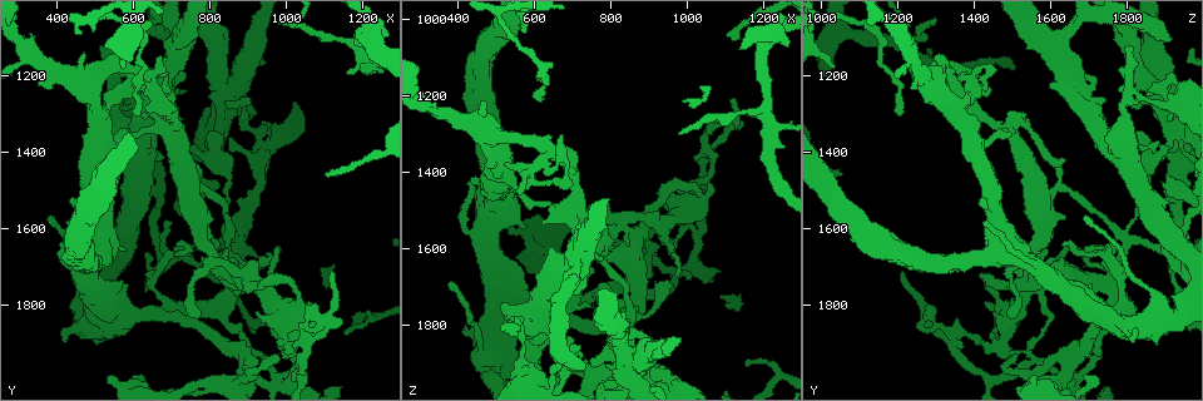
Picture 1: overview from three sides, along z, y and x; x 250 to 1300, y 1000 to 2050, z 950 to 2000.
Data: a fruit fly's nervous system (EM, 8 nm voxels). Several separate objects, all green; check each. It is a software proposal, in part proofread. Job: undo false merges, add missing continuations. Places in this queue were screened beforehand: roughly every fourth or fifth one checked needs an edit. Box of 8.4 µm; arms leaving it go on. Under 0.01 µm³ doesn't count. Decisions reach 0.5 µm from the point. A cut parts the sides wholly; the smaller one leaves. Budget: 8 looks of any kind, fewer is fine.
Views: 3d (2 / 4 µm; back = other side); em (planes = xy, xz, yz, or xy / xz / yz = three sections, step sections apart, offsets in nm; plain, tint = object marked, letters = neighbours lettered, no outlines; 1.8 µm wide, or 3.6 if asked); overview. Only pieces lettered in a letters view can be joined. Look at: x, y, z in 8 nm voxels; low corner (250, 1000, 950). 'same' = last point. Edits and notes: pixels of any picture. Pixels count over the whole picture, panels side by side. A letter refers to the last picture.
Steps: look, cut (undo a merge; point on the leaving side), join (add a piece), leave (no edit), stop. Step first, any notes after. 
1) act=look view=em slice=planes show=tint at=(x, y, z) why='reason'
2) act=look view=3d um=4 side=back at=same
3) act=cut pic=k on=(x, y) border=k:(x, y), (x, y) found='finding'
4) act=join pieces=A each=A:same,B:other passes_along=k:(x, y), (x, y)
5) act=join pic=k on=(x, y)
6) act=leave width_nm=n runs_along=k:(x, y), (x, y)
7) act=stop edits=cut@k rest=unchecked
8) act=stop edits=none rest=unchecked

act=look view=3d um=4 at=(540, 1980, 1555) why='free end'

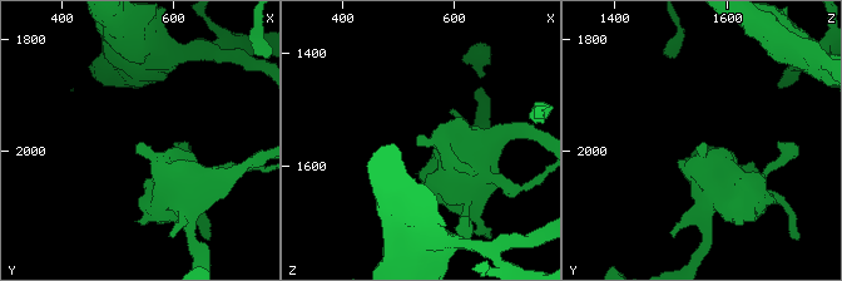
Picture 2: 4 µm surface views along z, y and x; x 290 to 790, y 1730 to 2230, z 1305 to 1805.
act=look view=em slice=planes show=letters at=(535, 1985, 1555) why='need the tissue'

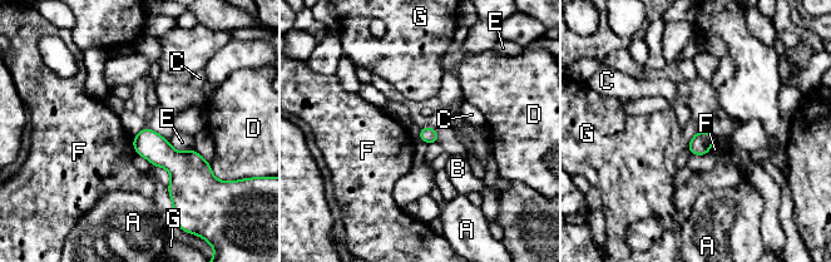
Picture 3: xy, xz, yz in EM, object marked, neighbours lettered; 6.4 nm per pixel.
act=leave each=A:other,B:other,C:other,D:other,E:other,F:other,G:other border=3:(132, 137), (135, 153) found='none of them fits'

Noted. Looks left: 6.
act=look view=em slice=xz step=16 show=tint at=(860, 1725, 1590) why='narrows sharply'

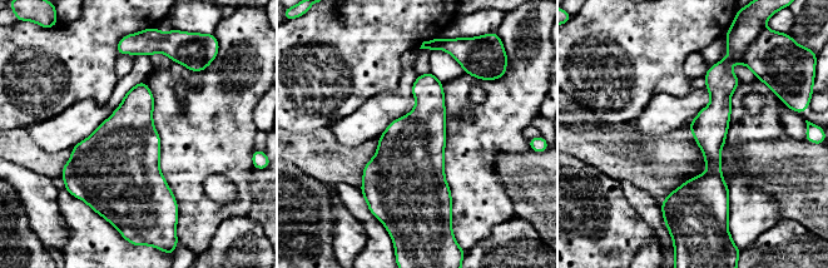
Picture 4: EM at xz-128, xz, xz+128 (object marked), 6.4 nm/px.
act=look view=em slice=planes show=letters at=same

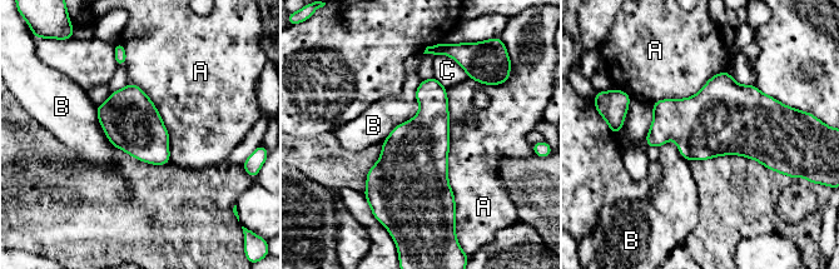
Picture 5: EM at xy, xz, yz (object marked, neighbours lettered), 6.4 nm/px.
act=leave longest_contact=A:850nm each=A:other,B:other,C:other found='one neuron here'

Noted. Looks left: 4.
act=look view=em slice=xy step=8 show=letters at=(635, 1200, 1330) why='a fork'

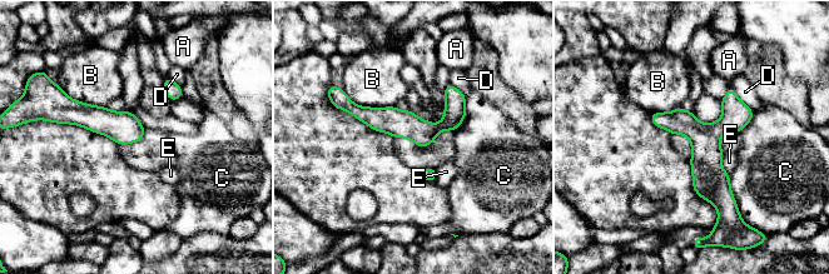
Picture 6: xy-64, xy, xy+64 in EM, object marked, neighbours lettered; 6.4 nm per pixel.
act=leave width_nm=180 each=A:other,B:other,C:other,D:other,E:other border=6:(730, 85), (735, 94), (753, 111) found='continuous, no second neuron'

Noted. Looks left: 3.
act=look view=em slice=planes show=plain at=(1060, 1885, 1350) why='three arms meet'

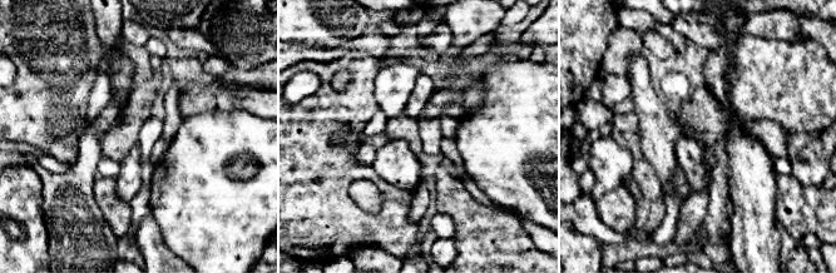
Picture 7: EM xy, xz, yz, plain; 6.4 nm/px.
act=look view=em slice=planes show=letters at=same why='see the neighbours'

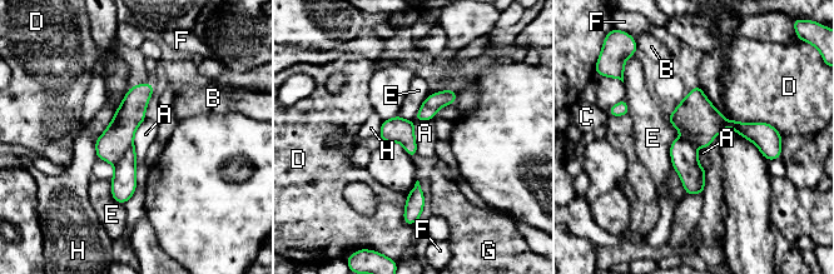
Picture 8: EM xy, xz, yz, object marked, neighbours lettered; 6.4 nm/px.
act=cut pic=8 on=(123, 183) longest_contact=A:600nm each=A:other,B:other,C:other,D:other,E:other,F:other,G:other,H:other border=8:(132, 147), (114, 165) found='a second neuron is stuck on'

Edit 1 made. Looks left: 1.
act=stop edits=cut@8 rest=unchecked

